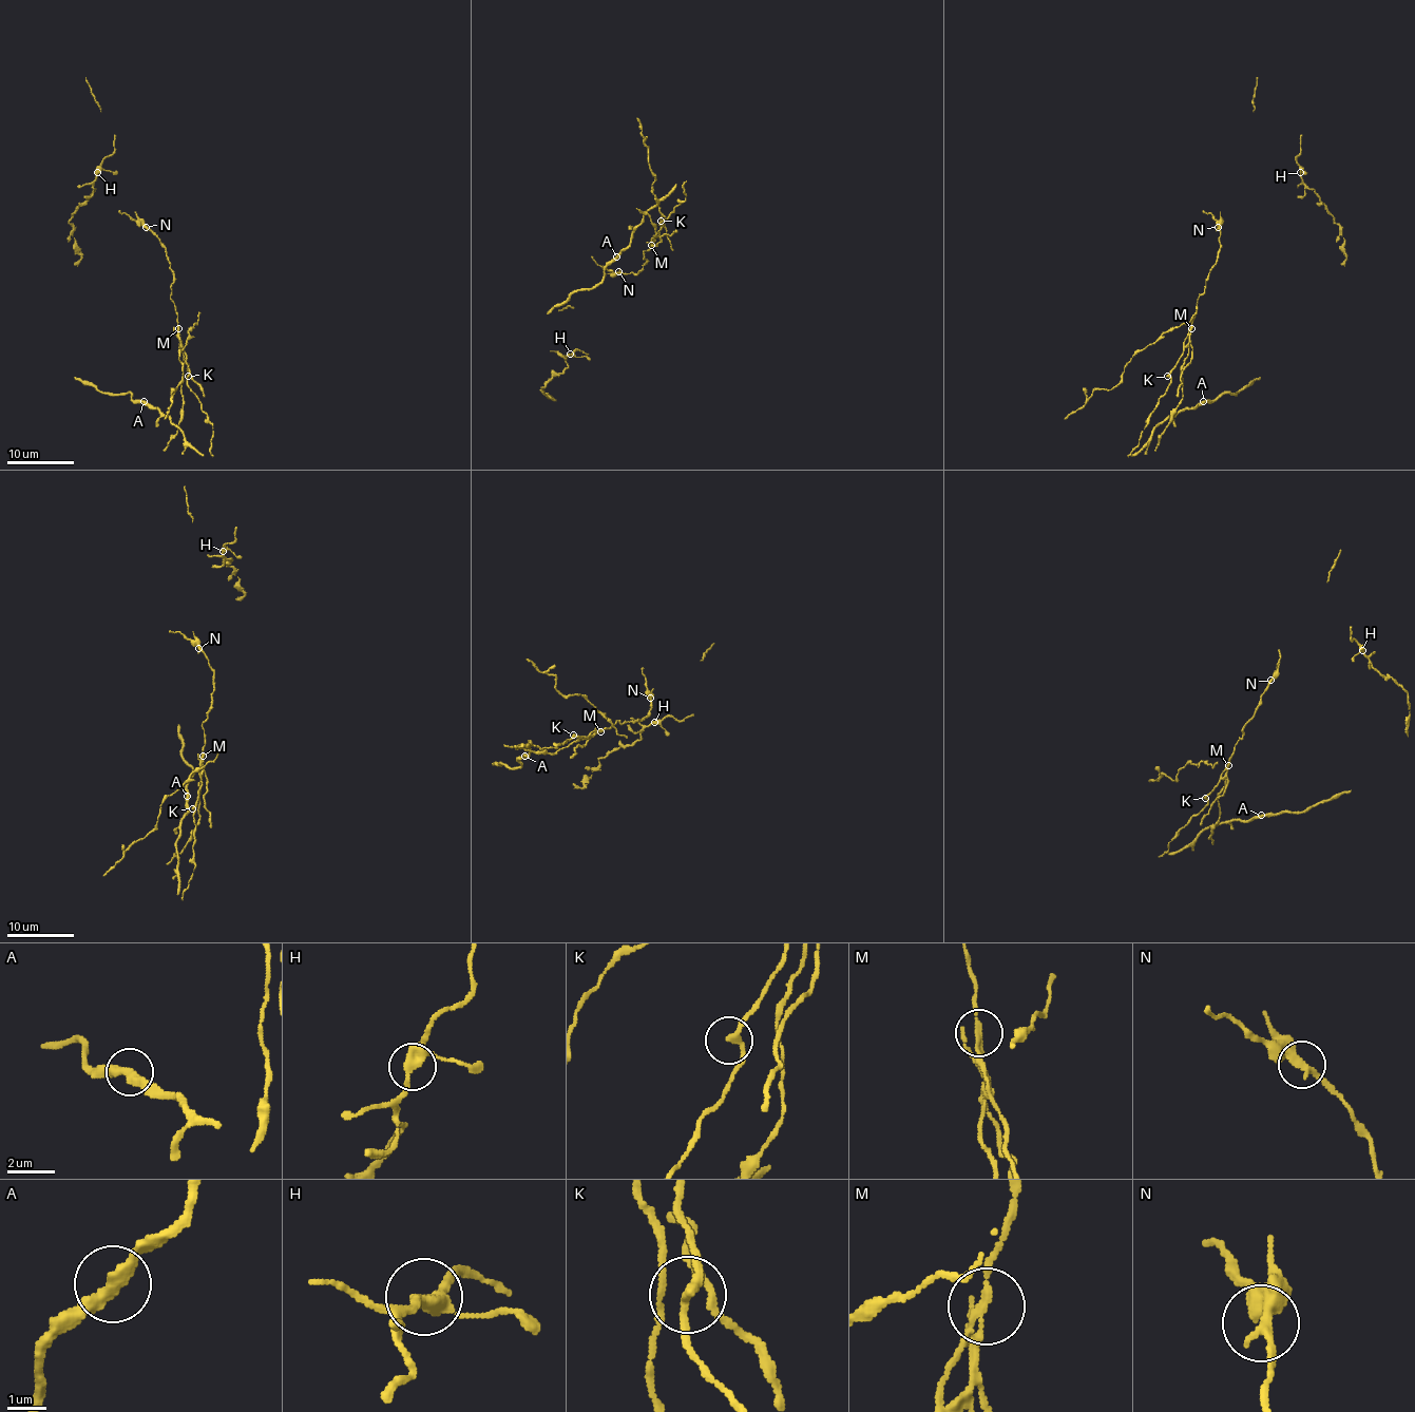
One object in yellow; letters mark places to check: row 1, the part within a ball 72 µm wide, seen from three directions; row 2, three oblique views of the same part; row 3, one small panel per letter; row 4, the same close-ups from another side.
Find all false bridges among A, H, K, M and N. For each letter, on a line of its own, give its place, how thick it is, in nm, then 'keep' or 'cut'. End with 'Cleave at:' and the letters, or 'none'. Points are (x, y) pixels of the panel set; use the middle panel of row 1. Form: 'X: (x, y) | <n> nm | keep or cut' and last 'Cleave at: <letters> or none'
A: (616, 256) | 360 nm | keep
H: (570, 354) | 320 nm | keep
K: (661, 221) | 240 nm | keep
M: (651, 245) | 190 nm | cut
N: (618, 271) | 320 nm | cut
Cleave at: M, N

